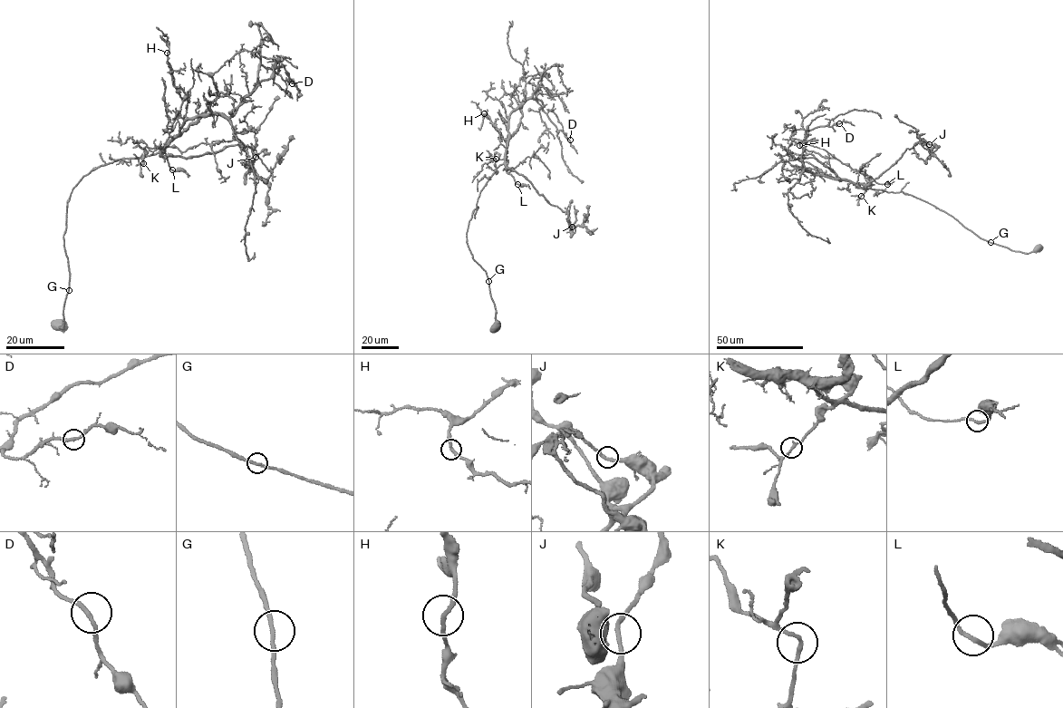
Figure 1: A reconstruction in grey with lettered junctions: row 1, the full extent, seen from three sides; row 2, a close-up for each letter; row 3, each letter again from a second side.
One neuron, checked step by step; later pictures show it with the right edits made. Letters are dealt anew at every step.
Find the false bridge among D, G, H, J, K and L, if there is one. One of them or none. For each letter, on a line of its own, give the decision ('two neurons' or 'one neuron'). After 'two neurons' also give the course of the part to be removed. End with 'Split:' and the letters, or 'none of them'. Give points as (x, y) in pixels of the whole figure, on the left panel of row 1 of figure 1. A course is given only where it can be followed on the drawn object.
D: one neuron
G: one neuron
H: one neuron
J: one neuron
K: one neuron
L: one neuron
Split: none of them

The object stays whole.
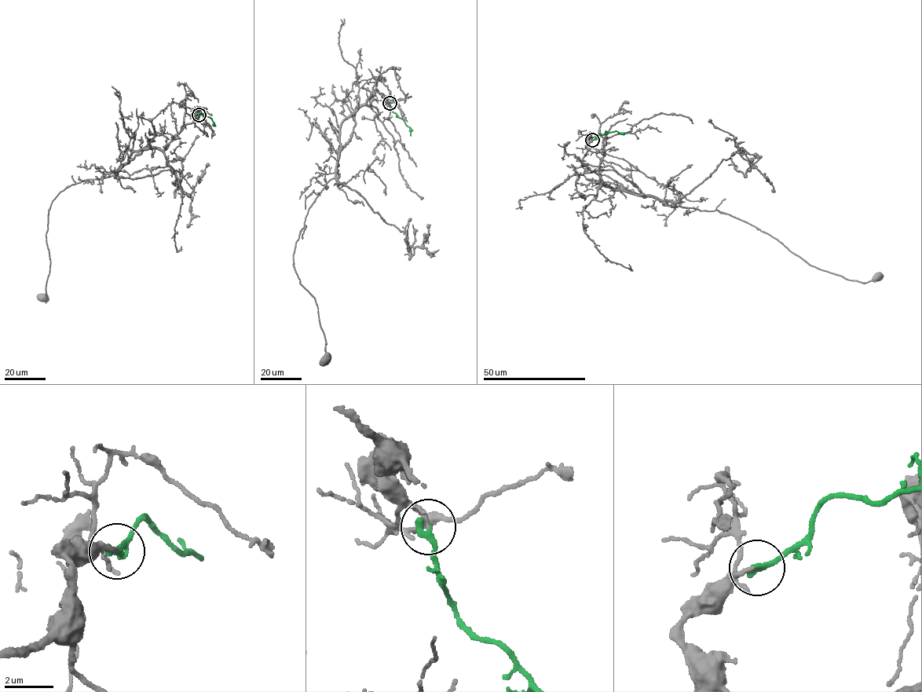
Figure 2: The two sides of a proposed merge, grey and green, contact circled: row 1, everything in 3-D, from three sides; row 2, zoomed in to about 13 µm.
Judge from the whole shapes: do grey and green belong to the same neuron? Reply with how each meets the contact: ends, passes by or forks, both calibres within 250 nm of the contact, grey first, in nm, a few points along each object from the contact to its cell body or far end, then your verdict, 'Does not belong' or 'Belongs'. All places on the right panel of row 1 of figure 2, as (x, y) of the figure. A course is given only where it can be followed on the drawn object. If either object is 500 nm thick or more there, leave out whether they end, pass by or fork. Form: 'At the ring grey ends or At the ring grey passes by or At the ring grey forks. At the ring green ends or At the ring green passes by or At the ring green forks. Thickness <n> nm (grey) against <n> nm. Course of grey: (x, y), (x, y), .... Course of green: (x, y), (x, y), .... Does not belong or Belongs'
At the ring grey ends. At the ring green ends. Thickness 180 nm (grey) against 320 nm. Course of grey: (592, 140), (582, 162), (601, 185), (718, 210), (820, 269), (861, 282), (879, 276). Course of green: (592, 140), (598, 134), (616, 131), (628, 132). Belongs

